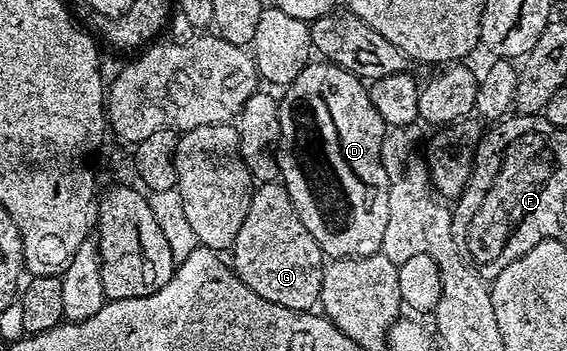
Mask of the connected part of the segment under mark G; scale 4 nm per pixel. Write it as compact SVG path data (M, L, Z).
M282 181L261 182L252 189L245 224L237 232L229 262L249 289L273 304L281 304L281 308L311 312L320 305L325 255L305 224L301 224Z

